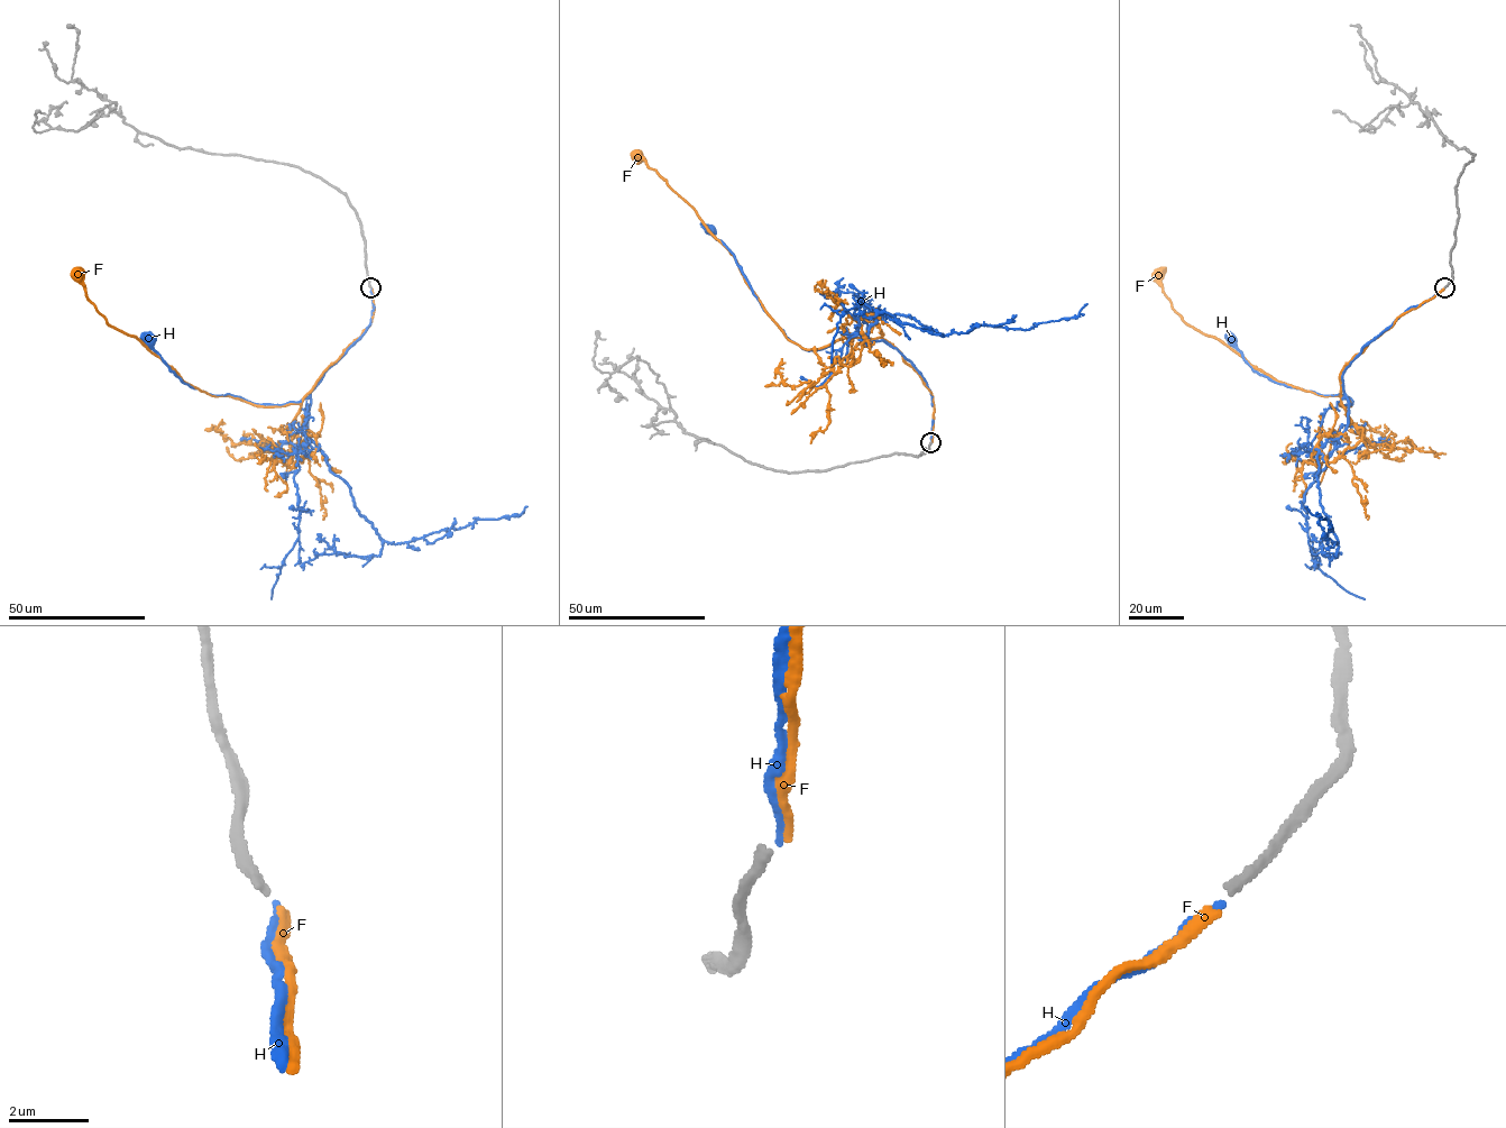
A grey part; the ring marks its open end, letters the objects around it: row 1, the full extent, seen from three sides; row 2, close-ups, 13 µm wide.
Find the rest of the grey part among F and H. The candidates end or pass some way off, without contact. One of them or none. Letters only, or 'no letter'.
no letter

